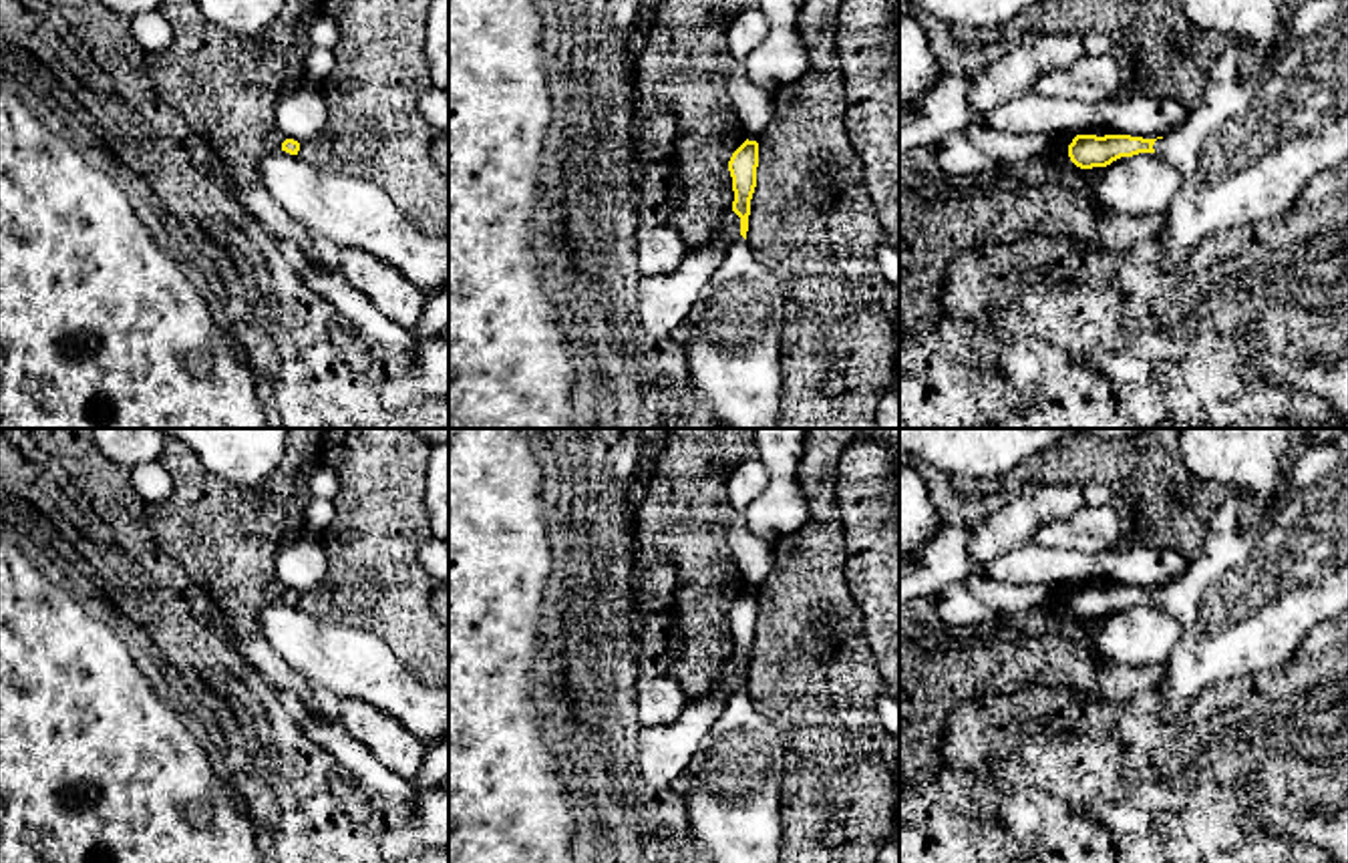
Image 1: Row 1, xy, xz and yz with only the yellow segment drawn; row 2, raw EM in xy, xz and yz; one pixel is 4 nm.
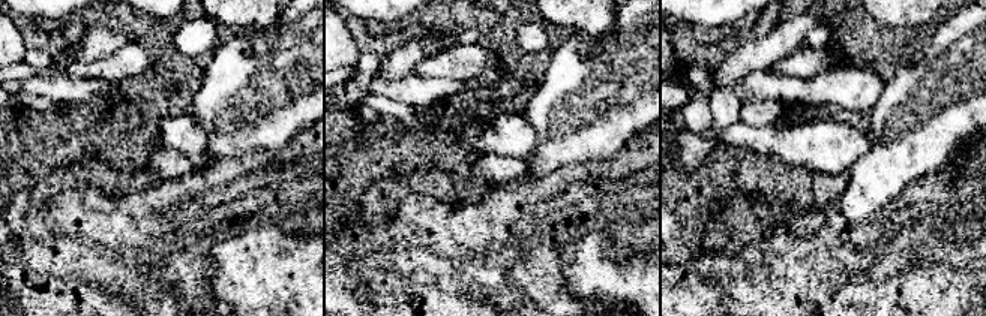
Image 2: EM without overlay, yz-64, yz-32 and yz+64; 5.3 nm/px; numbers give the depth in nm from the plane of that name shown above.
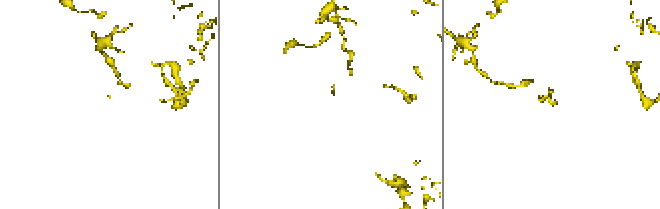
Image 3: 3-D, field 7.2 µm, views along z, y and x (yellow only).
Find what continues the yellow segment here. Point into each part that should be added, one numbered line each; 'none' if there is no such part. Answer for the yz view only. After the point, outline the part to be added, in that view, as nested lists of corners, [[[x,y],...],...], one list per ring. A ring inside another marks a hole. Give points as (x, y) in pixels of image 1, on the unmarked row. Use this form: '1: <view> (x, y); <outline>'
1: yz (1270, 570); [[[1310,443],[1268,497],[1249,491],[1231,495],[1211,515],[1187,571],[1157,589],[1153,599],[1181,624],[1181,640],[1165,660],[1157,688],[1163,724],[1175,724],[1199,694],[1225,680],[1290,662],[1314,630],[1348,614],[1348,445]]]

